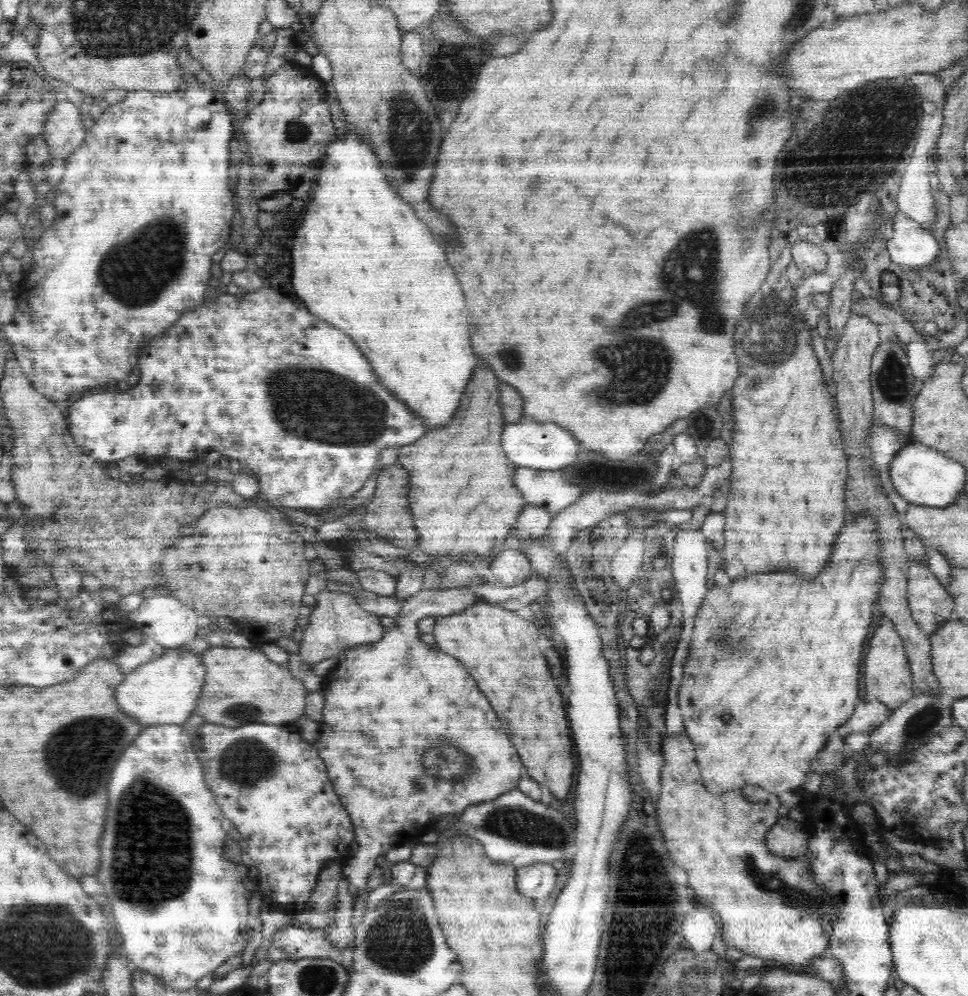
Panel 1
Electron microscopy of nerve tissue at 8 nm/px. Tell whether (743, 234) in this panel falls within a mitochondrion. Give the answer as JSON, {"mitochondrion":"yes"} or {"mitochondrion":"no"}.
{"mitochondrion":"yes"}

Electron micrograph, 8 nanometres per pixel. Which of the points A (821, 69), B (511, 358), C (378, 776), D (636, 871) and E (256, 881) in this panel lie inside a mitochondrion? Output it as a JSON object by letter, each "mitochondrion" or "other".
{"A":"other","B":"mitochondrion","C":"other","D":"mitochondrion","E":"other"}

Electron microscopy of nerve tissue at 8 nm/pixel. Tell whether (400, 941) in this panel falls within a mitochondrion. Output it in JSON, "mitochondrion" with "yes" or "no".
{"mitochondrion":"yes"}

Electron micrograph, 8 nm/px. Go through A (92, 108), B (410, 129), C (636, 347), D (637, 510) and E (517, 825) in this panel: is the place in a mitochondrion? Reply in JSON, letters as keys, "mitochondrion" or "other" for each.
{"A":"other","B":"mitochondrion","C":"mitochondrion","D":"other","E":"mitochondrion"}

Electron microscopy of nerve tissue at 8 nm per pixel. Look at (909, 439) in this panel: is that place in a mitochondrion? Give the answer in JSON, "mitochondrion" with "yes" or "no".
{"mitochondrion":"no"}

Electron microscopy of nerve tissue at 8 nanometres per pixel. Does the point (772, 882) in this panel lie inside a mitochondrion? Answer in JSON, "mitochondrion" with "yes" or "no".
{"mitochondrion":"yes"}

